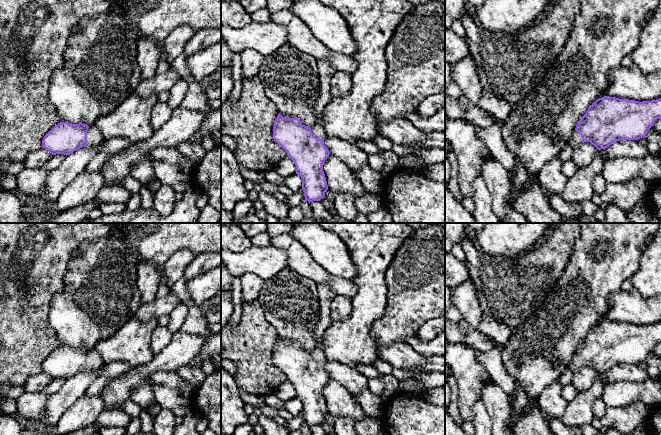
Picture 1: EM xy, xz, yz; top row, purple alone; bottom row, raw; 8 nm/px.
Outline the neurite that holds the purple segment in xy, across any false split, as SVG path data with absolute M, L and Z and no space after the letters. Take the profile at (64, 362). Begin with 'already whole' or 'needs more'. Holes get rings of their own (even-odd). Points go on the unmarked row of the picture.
needs more | M60 346L44 360L42 372L47 373L52 379L67 380L82 371L99 370L104 363L95 348L88 350L82 347Z

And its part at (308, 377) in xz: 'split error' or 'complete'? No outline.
split error

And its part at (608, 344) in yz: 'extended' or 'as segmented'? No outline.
extended

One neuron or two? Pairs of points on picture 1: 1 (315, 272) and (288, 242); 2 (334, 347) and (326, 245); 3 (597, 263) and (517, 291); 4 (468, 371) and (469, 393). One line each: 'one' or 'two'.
1: one
2: two
3: two
4: one

